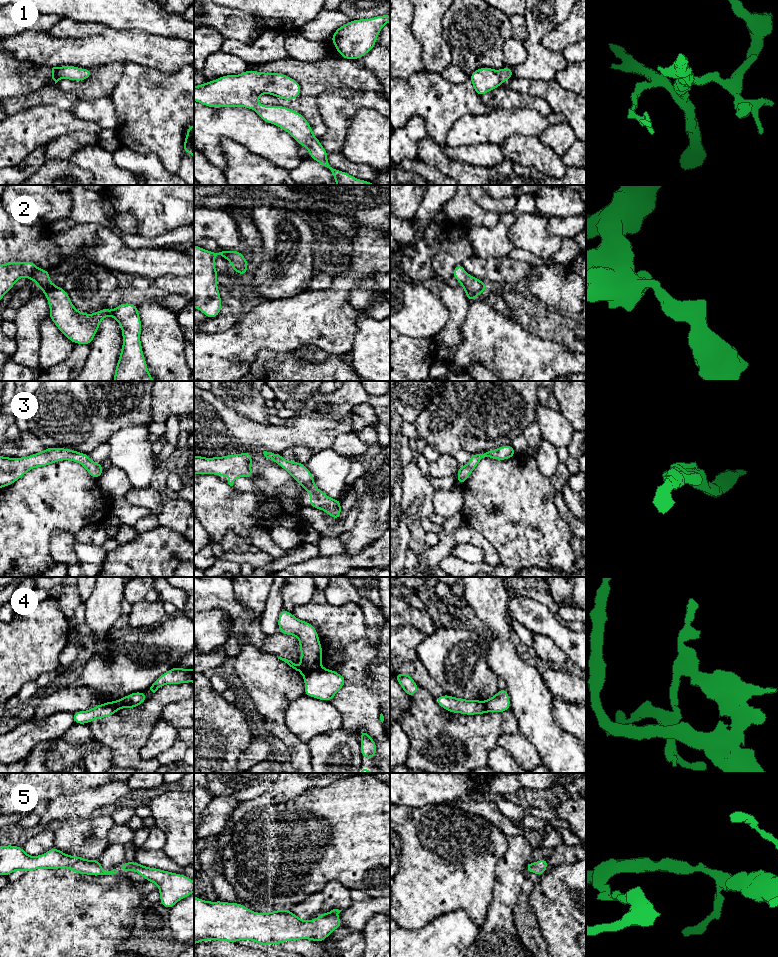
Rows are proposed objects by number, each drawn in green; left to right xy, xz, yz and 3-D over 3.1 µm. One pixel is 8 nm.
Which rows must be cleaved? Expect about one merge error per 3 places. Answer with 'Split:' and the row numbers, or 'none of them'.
Split: 4

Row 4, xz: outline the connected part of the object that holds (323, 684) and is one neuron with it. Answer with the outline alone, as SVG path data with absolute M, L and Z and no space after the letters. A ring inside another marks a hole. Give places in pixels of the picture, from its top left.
M321 668L304 676L304 695L330 702L345 686L345 678L332 669Z

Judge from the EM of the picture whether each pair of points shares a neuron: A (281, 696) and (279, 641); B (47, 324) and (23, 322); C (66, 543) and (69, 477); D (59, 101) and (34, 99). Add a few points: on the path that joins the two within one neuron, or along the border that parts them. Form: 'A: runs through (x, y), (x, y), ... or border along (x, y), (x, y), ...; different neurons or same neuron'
A: border along (256, 647), (262, 652), (274, 654), (277, 657); different neurons
B: border along (48, 315), (41, 321), (39, 346); different neurons
C: border along (73, 533), (55, 530), (50, 536), (49, 547); different neurons
D: runs through (53, 99), (40, 99); same neuron

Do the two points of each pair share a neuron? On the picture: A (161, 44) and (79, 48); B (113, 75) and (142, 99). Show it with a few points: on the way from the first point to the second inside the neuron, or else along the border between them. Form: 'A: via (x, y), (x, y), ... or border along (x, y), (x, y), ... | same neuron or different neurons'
A: via (141, 47), (99, 48) | same neuron
B: border along (123, 65), (120, 79), (109, 96) | different neurons

